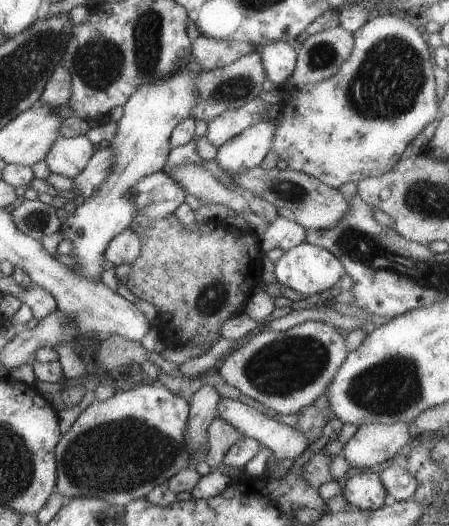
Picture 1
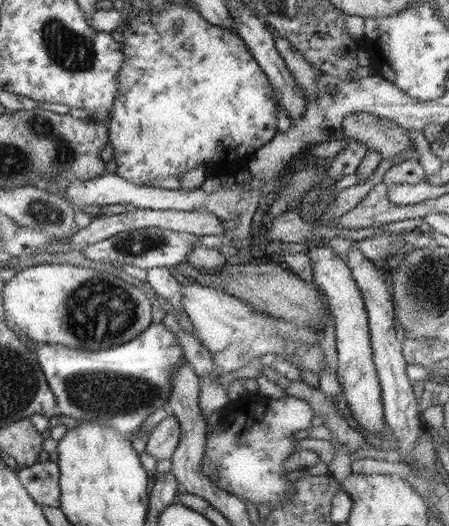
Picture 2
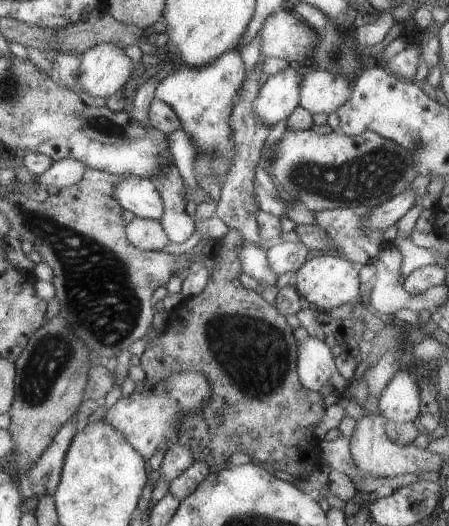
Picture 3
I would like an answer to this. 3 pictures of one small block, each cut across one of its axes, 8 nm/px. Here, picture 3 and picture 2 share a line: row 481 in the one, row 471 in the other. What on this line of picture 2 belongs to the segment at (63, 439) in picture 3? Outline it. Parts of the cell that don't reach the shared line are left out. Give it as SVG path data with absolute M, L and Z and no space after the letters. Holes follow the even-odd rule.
M47 460L17 470L18 478L28 494L40 505L60 507L58 463Z

